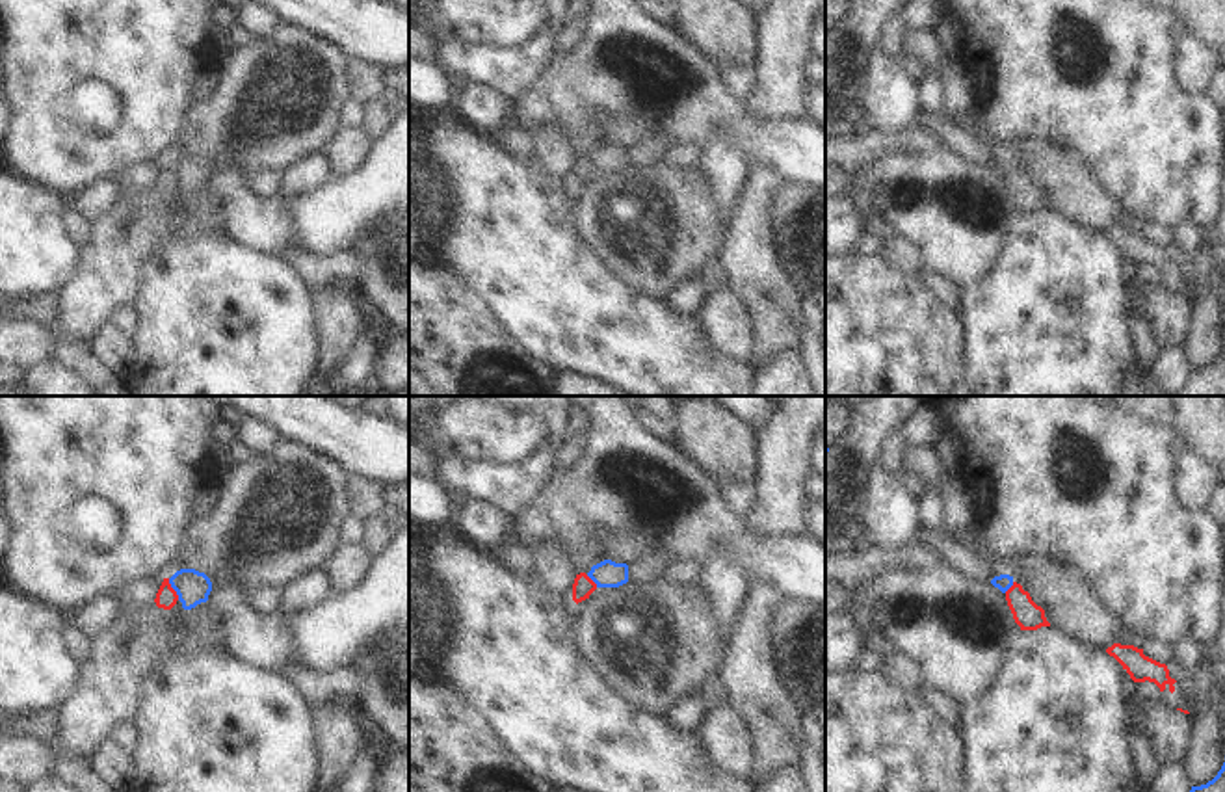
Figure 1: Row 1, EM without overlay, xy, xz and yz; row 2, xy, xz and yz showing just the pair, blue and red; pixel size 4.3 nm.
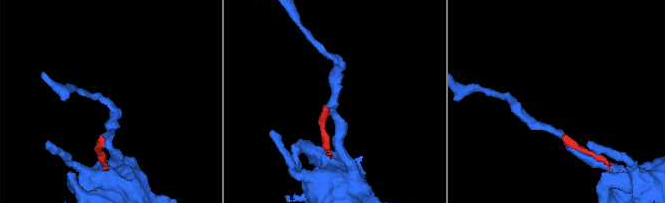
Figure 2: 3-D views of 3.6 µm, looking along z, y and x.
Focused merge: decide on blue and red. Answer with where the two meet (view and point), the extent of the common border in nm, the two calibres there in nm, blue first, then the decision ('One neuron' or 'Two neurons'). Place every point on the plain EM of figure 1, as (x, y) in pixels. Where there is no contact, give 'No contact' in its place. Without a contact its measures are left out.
Touches blue at xy (173, 171). Shared border 110 nm. Thickness 140 nm (blue) against 90 nm. Two neurons.

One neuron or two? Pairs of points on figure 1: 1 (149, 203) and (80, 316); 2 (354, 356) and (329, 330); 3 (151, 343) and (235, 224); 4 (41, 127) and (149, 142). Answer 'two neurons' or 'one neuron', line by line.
1: one neuron
2: two neurons
3: two neurons
4: one neuron

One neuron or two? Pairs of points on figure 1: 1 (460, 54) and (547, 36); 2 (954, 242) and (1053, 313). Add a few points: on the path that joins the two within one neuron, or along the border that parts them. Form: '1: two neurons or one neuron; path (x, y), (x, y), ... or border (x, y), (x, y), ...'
1: one neuron; path (482, 60), (525, 58)
2: two neurons; border (1012, 229), (995, 264), (961, 289)

